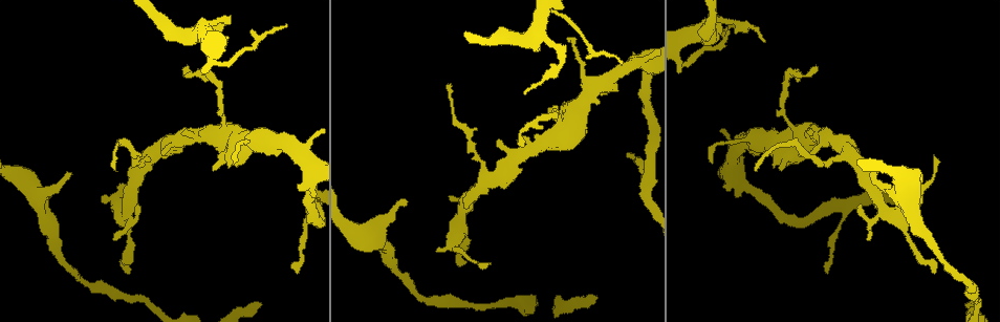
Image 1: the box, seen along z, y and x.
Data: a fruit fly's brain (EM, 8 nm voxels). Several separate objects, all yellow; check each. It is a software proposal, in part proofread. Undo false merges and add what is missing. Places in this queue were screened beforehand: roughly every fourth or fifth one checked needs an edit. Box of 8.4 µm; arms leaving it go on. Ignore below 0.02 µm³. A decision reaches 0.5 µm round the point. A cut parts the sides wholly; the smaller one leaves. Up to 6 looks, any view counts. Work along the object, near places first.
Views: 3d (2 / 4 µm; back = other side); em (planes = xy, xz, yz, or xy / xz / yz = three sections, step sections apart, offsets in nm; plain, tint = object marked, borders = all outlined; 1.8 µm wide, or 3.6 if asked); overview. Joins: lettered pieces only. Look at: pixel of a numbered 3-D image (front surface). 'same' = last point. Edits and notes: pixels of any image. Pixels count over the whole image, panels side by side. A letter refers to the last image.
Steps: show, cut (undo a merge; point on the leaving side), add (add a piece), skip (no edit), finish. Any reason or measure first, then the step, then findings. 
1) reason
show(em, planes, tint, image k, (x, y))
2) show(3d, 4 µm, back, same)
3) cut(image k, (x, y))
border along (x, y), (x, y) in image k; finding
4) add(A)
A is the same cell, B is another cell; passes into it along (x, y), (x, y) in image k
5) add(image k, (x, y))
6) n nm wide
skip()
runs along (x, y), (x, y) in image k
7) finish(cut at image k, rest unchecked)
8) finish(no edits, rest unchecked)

branch stops here
show(3d, 4 µm, image 1, (966, 306))

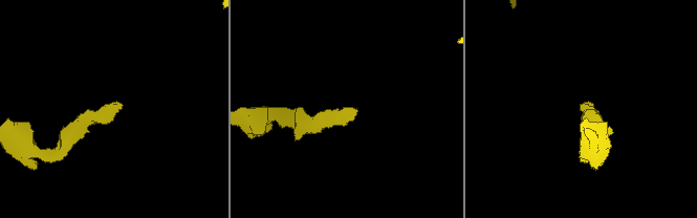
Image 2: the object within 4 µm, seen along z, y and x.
show(em, planes, tint, image 2, (357, 111))

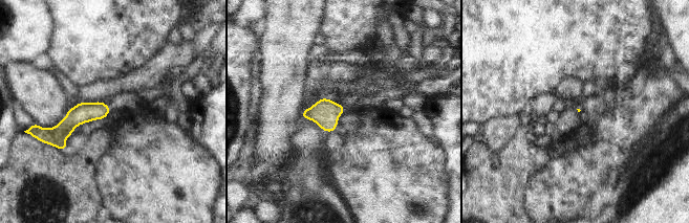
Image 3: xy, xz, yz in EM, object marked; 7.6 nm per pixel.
see the neighbours
show(em, planes, borders, same)

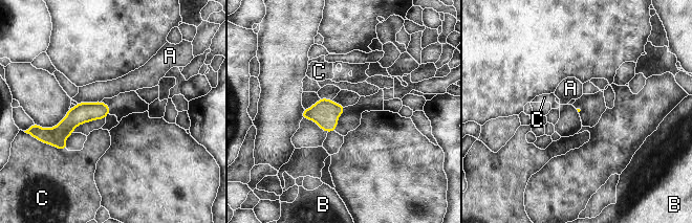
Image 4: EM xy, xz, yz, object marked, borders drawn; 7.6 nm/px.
skip()
A, B and C are other cells; border along (101, 101), (80, 102), (78, 104) in image 4; none of them fits

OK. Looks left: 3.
an open end
show(3d, 2 µm, back, image 1, (69, 173))

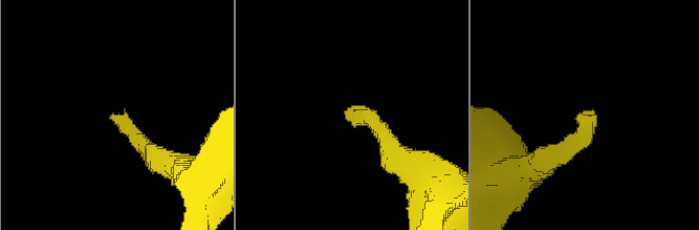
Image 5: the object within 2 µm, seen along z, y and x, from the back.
show(em, planes, tint, image 5, (346, 116))

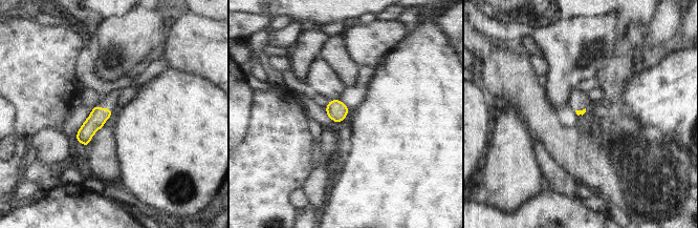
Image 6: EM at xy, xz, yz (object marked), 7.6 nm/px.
show(em, planes, borders, same)

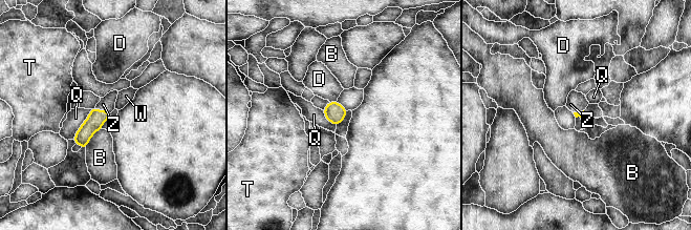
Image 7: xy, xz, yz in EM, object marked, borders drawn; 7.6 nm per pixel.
add(Z)
Z is the same cell, B, D, Q, T and W are other cells; passes into it along (94, 121), (103, 110), (107, 103) in image 7; the neuron continues

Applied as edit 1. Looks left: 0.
finish(add at image 7, rest unchecked)

